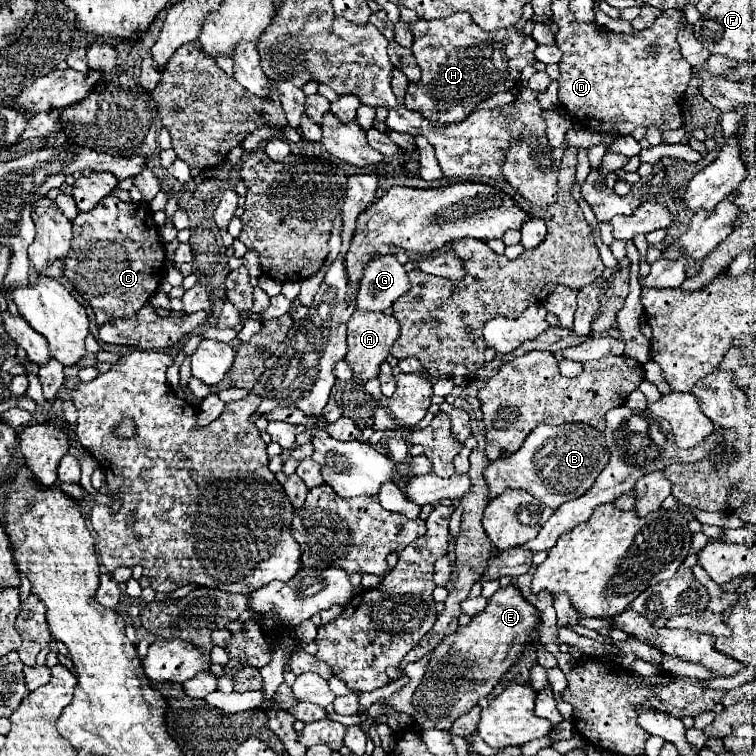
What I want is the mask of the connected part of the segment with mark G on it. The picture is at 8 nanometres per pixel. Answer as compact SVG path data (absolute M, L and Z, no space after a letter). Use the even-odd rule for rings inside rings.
M374 257L364 269L356 307L364 311L384 311L410 289L408 273L394 257Z

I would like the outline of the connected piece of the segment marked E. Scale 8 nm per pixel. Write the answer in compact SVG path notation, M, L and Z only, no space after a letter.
M514 585L500 587L484 613L476 615L470 625L448 635L432 651L434 659L430 661L422 683L412 695L412 719L416 729L450 731L456 717L462 717L468 713L468 709L472 709L472 705L478 705L478 701L498 685L502 675L516 663L516 659L520 659L538 623L538 609L534 609Z

